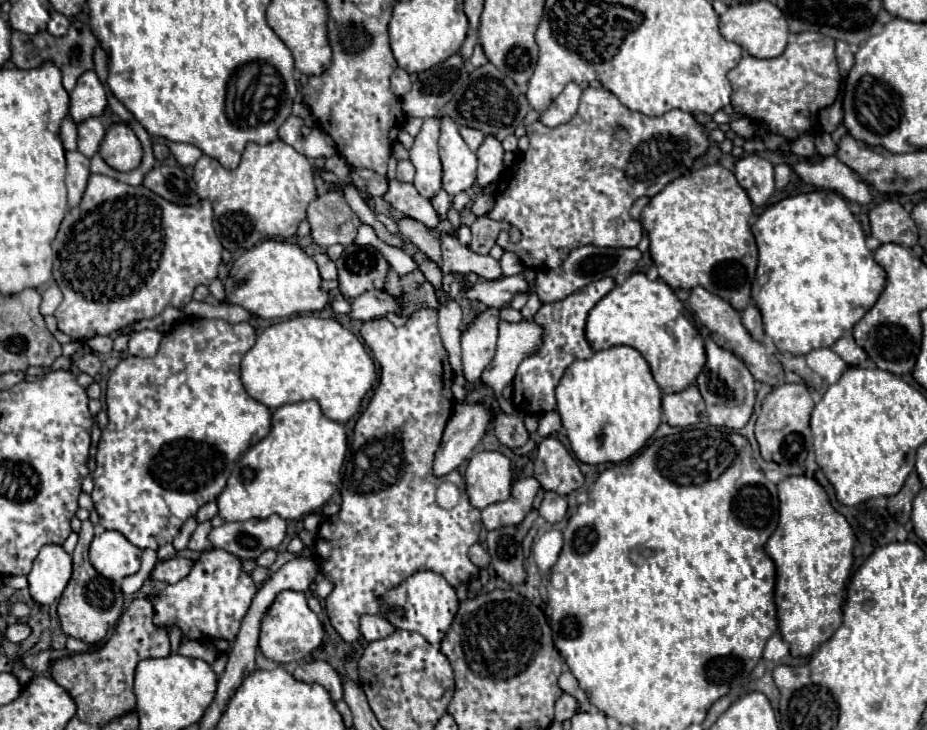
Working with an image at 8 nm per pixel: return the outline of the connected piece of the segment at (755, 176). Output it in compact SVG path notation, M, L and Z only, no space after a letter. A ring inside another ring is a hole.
M758 155L738 159L734 175L738 177L742 189L746 189L750 201L758 207L764 205L774 193L774 167Z

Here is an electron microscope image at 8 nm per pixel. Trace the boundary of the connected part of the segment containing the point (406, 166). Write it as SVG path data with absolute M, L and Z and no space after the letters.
M398 161L398 175L396 175L398 181L404 181L404 183L412 183L414 179L414 165L410 161Z

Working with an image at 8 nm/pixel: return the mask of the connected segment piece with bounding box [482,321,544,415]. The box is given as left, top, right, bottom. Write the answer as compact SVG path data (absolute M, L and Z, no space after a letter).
M500 321L498 323L498 347L496 347L496 357L492 359L492 363L488 365L488 369L484 371L482 379L484 383L494 389L494 393L500 395L498 405L502 407L502 411L508 415L514 413L514 405L510 401L504 401L502 397L502 389L514 379L518 365L522 363L522 359L536 355L540 345L542 345L542 337L544 337L544 329L536 323L536 321L520 321L520 323L508 323L508 321Z

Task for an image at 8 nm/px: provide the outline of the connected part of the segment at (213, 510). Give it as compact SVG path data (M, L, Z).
M212 501L212 503L206 503L206 505L200 507L200 511L198 511L198 515L196 515L196 521L198 521L198 523L204 523L204 521L210 521L214 515L218 515L218 507L216 507L216 503Z

